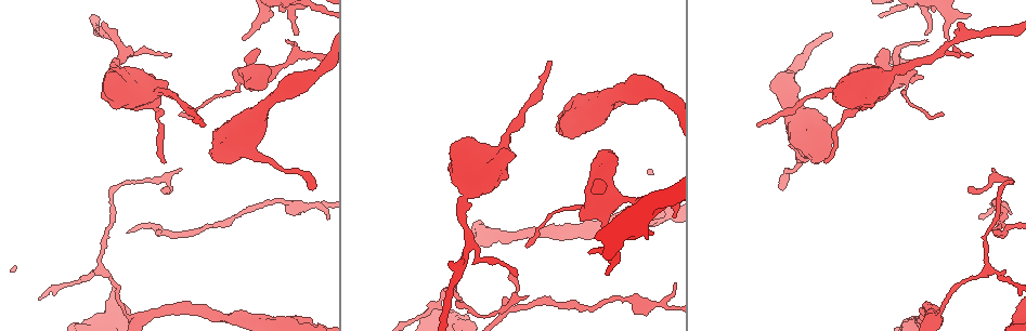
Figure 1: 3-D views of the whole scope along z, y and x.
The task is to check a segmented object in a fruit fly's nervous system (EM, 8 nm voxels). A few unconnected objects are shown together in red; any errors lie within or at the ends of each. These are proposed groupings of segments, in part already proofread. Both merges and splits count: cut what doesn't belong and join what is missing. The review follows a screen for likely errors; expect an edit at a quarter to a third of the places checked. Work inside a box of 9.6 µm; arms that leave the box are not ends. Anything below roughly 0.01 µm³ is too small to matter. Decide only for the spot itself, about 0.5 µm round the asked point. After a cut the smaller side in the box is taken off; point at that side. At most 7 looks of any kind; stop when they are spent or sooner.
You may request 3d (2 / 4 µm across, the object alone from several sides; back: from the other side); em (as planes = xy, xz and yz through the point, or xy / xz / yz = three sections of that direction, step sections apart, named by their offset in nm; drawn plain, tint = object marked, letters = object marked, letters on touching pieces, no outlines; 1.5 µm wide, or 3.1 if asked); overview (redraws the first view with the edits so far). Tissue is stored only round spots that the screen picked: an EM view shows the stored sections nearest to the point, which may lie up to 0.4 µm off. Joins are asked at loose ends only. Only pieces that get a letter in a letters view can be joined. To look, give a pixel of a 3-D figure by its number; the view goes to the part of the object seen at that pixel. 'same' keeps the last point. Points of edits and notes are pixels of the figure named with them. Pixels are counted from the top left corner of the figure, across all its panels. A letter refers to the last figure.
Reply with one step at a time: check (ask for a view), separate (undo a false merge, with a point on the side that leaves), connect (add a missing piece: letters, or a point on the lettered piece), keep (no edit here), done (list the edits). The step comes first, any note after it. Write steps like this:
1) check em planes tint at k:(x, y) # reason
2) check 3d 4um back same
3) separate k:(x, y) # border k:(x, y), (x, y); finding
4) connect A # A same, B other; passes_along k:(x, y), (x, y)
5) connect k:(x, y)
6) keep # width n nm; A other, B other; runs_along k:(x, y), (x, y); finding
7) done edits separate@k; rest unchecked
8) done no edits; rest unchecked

check 3d 2um at 1:(757, 127) # long arm stops here

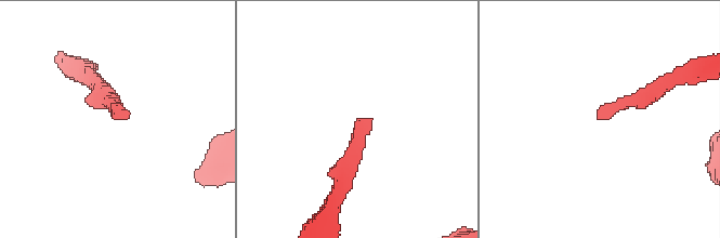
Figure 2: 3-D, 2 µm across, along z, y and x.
check em planes letters at 2:(598, 117)

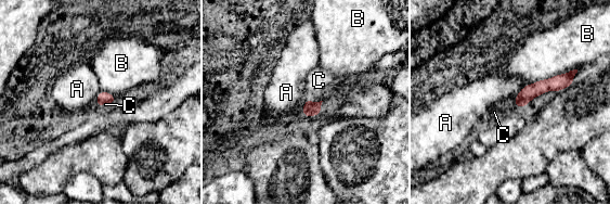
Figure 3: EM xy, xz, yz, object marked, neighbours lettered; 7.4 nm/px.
connect C # A other, B other, C same; passes_along 3:(310, 109), (314, 102), (319, 80); the cell continues

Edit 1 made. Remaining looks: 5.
check 3d 4um at 1:(602, 224) # branch stops here

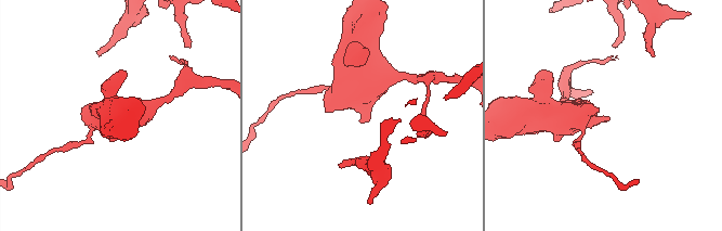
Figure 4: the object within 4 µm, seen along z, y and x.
check em planes letters at 4:(362, 123)

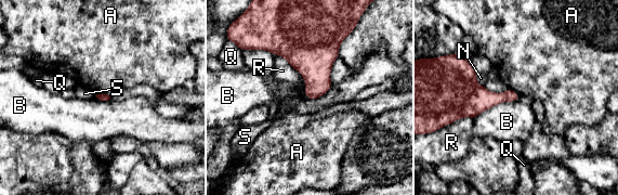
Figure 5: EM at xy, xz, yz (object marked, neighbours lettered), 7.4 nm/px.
keep # longest_contact B 360 nm; A other, B other, N other, Q other, R other, S other; border 5:(517, 100), (492, 105), (474, 119); no lettered piece goes on from it

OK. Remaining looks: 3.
check em planes letters at 1:(510, 276) # an open end

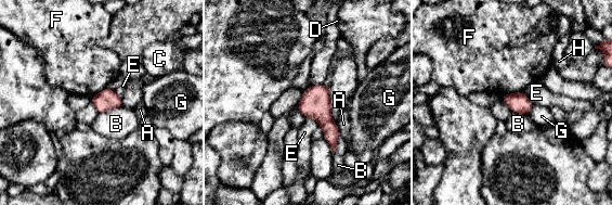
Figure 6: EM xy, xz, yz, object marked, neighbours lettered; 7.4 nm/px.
keep # width 160 nm; A other, B other, C other, D other, E other, F other, G other, H other; border 6:(522, 91), (506, 93), (500, 97); no lettered piece goes on from it

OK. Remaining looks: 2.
done edits connect@3; rest unchecked

